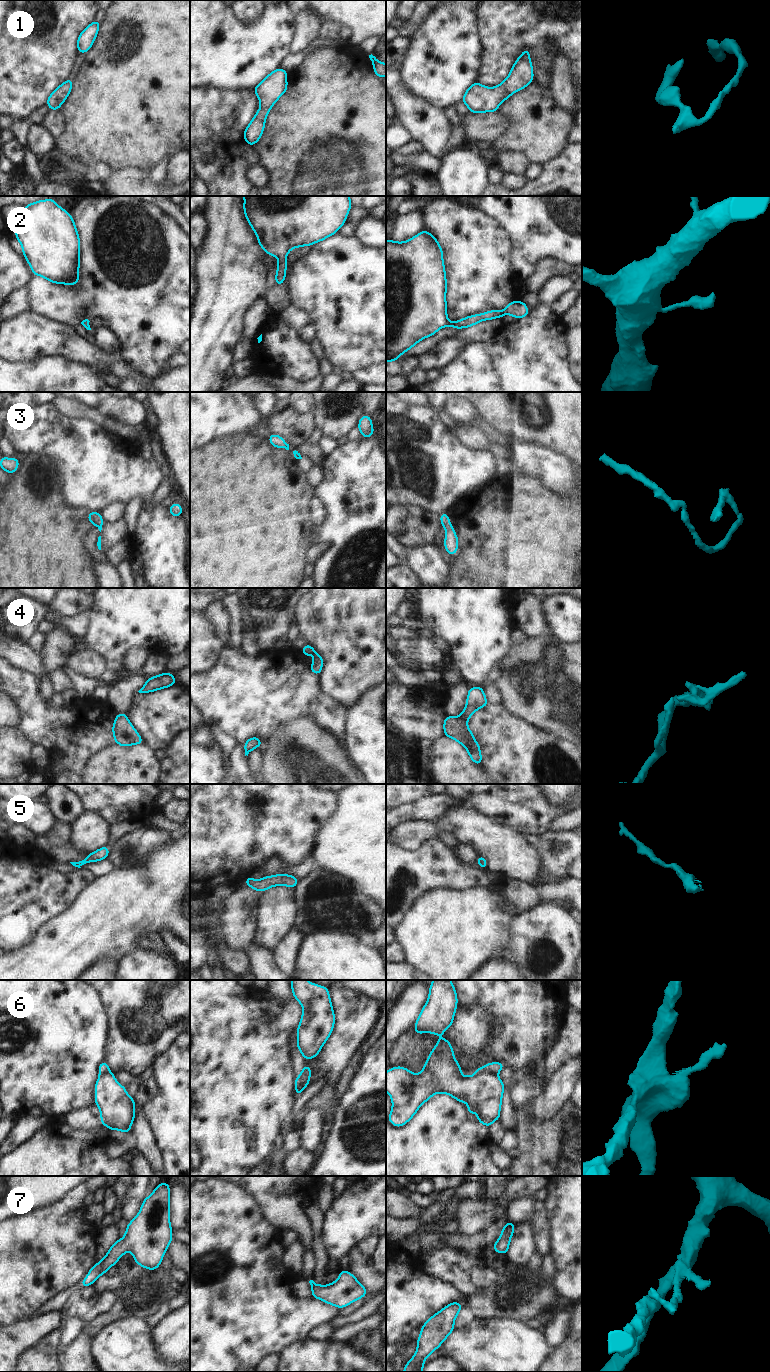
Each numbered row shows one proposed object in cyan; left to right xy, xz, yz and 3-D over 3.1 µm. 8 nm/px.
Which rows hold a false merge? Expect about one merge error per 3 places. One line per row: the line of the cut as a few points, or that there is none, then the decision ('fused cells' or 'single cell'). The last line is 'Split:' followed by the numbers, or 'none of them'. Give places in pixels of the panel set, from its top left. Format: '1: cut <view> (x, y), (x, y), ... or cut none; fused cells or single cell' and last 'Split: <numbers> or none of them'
1: cut none; single cell
2: cut none; single cell
3: cut none; single cell
4: cut none; single cell
5: cut none; single cell
6: cut yz (475, 1073), (493, 1073), (496, 1075); fused cells
7: cut none; single cell
Split: 6

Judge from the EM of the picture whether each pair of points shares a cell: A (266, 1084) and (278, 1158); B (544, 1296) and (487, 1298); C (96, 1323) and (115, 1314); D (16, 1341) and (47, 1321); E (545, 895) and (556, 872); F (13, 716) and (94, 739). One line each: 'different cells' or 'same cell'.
A: different cells
B: same cell
C: same cell
D: same cell
E: different cells
F: different cells

